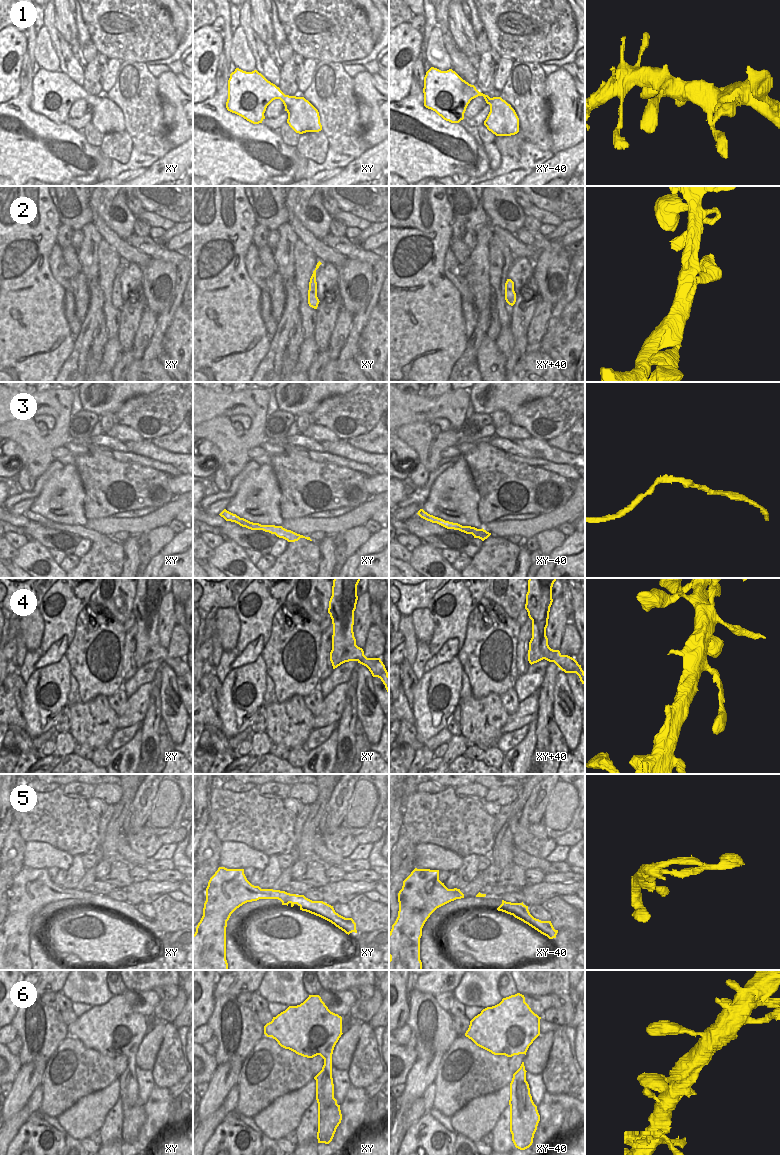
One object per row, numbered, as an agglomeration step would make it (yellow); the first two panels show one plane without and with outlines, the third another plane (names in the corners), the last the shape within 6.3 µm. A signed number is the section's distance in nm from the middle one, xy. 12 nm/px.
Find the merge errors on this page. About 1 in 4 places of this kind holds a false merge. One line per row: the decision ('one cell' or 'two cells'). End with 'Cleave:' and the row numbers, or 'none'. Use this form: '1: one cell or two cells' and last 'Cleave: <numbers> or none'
1: one cell
2: one cell
3: one cell
4: one cell
5: one cell
6: one cell
Cleave: none

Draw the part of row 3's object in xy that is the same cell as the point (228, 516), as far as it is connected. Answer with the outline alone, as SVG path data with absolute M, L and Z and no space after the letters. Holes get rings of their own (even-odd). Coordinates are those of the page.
M224 509L220 514L226 521L231 521L239 524L242 527L246 527L251 530L263 530L265 532L269 532L271 534L275 534L279 538L283 538L288 542L295 542L298 541L300 538L305 538L310 540L310 537L305 537L303 535L297 534L291 530L287 530L282 526L275 526L275 525L261 525L259 523L250 522L244 518L240 518L236 514L233 514L226 509Z

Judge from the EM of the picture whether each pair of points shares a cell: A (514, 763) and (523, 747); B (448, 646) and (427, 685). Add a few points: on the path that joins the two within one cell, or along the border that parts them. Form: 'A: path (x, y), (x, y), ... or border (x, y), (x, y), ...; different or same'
A: path (518, 759), (523, 751); same
B: border (456, 655), (449, 661), (438, 664), (425, 672); different

